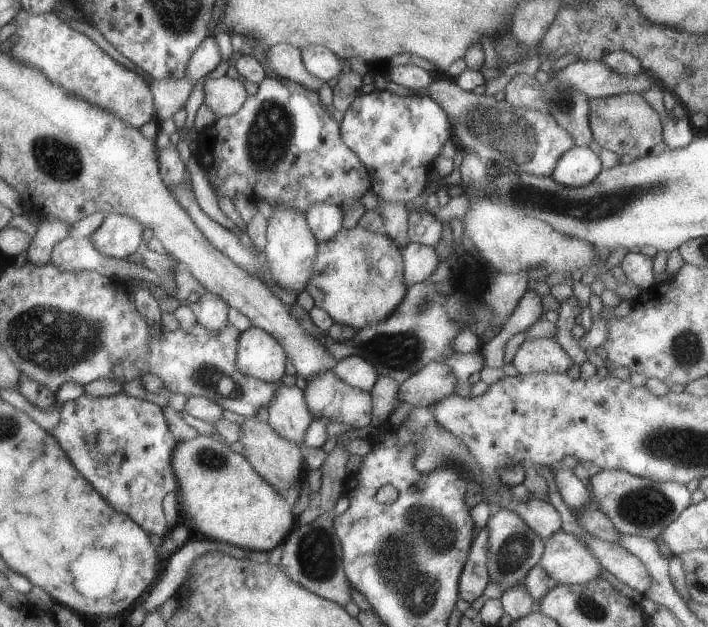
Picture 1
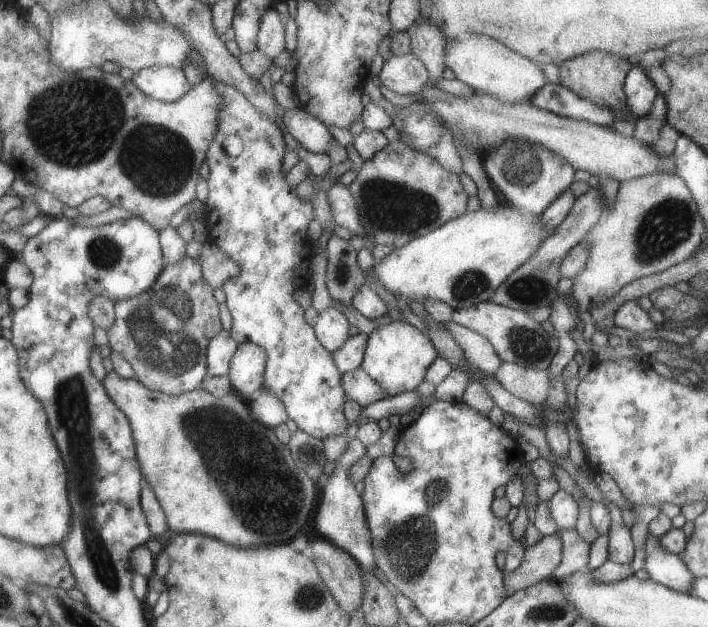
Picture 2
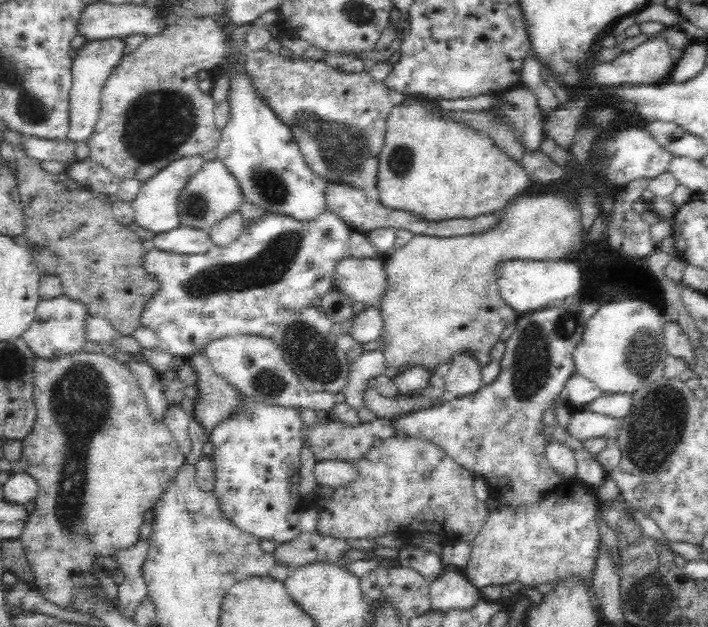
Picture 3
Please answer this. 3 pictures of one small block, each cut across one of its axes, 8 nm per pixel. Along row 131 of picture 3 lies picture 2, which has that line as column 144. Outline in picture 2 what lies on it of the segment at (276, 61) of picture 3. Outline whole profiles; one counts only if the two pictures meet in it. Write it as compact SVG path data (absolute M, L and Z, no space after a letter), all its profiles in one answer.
M186 255L184 260L176 264L166 264L150 290L137 297L115 302L116 322L107 330L111 350L126 358L134 369L136 379L150 390L178 396L182 392L201 387L207 378L209 342L224 330L218 312L219 303L213 292L213 286L204 278L199 258Z

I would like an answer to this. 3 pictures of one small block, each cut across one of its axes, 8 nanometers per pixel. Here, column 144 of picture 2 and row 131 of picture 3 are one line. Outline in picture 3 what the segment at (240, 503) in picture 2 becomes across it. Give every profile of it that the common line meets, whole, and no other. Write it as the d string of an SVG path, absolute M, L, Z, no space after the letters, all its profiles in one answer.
M408 96L402 104L396 105L390 110L390 114L386 118L384 146L382 146L382 150L378 156L378 174L376 176L376 189L374 190L374 193L378 194L380 203L390 208L410 212L420 219L443 221L448 219L474 218L476 215L496 213L502 210L506 206L506 203L512 201L513 198L525 194L528 187L531 186L532 180L530 180L526 169L520 162L506 155L485 133L473 127L466 126L462 122L447 121L442 119L438 113L432 113L428 108L433 105L435 105L434 101Z

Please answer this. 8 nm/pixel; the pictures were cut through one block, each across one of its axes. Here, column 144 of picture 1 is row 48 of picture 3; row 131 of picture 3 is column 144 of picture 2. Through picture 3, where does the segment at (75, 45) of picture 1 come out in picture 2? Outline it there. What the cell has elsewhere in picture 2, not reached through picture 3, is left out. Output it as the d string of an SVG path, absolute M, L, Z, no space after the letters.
M152 66L135 71L131 80L144 94L164 102L180 100L192 90L182 68Z

